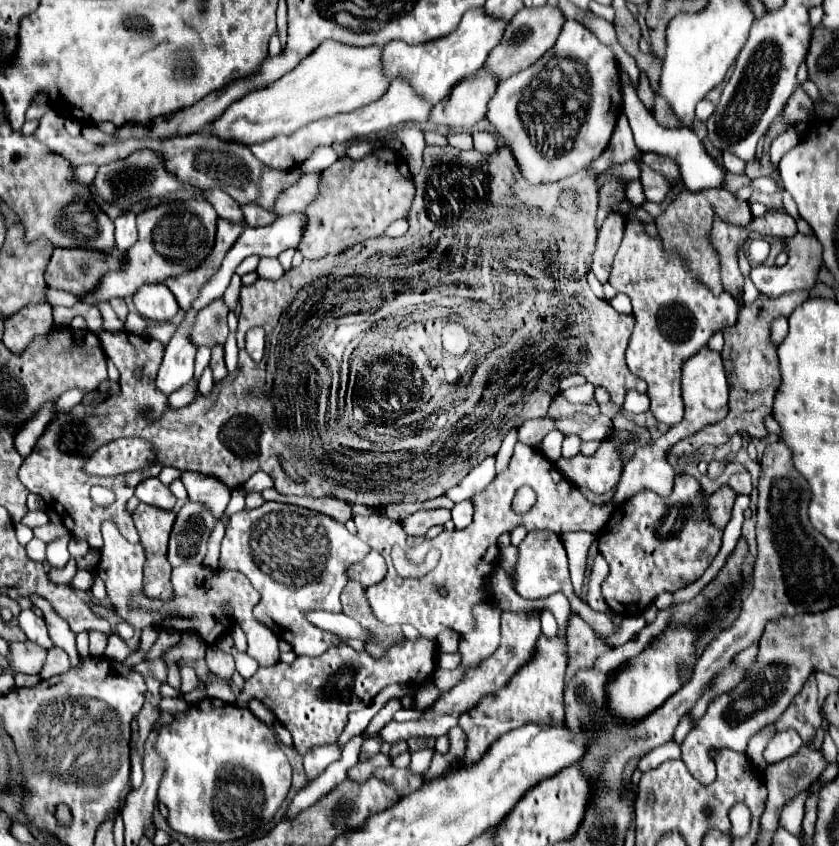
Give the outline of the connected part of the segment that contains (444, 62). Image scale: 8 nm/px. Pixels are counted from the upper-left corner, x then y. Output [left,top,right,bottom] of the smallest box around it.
[383,8,505,104]

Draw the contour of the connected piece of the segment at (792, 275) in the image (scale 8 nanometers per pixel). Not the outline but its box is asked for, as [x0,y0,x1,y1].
[751,234,821,296]

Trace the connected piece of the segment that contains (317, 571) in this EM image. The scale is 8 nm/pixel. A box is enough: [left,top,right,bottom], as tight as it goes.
[219,502,371,656]

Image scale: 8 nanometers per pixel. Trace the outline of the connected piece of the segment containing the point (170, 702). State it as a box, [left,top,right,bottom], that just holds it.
[157,698,187,714]

